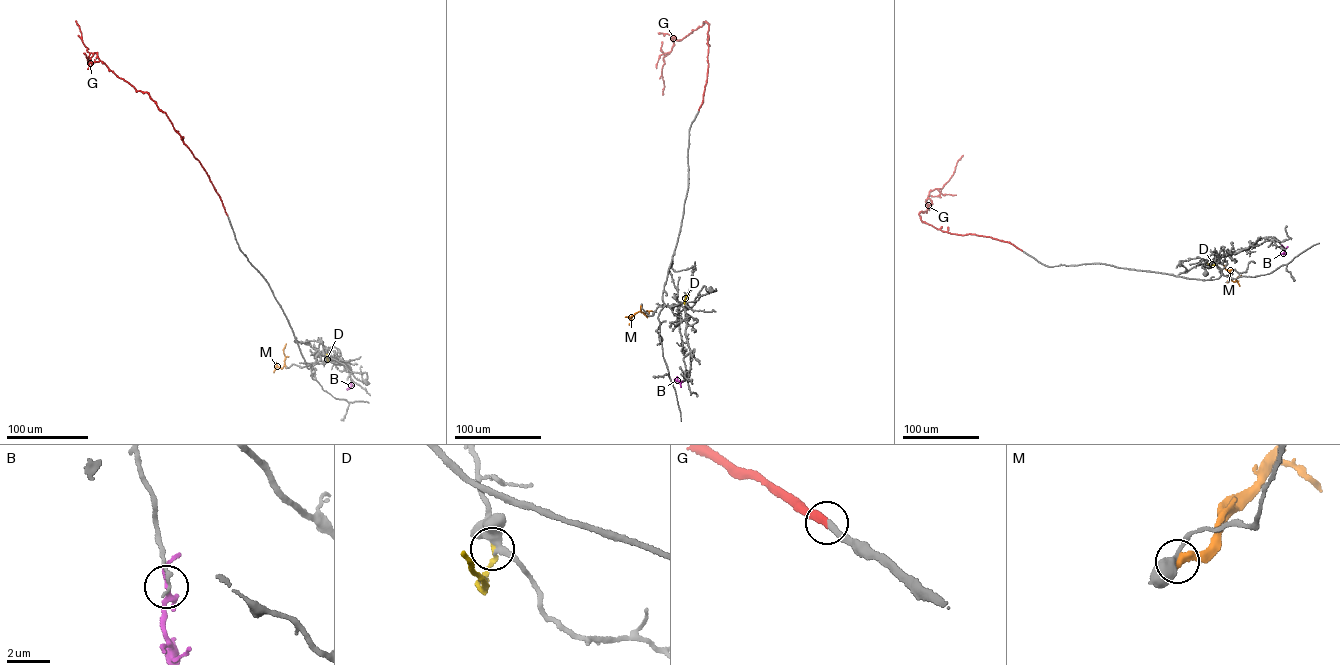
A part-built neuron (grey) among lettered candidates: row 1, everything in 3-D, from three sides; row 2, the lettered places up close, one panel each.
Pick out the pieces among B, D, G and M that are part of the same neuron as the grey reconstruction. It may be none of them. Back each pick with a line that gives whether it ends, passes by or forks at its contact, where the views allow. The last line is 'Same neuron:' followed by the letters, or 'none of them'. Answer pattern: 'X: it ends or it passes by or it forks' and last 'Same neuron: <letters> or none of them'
G: it ends
Same neuron: G

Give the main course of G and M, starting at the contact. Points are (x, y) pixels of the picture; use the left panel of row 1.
G: (228, 215), (207, 173), (166, 114), (148, 93), (137, 91), (109, 69), (97, 54), (87, 51), (75, 21)
M: (286, 367), (284, 365), (281, 368), (273, 362)

